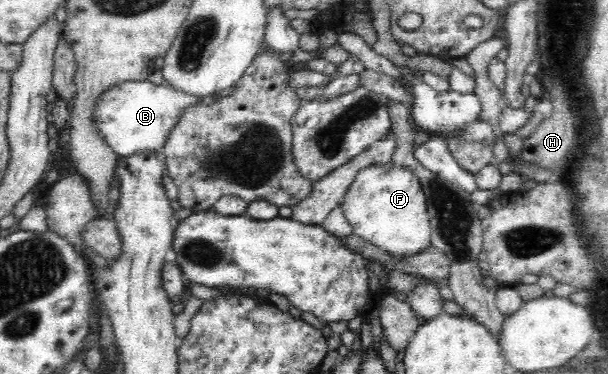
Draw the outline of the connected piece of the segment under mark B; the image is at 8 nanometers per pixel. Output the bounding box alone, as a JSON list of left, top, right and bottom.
[91,80,197,157]

